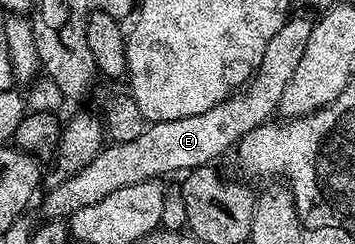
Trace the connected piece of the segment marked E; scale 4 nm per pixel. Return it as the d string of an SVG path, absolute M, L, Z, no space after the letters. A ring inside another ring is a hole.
M296 16L285 20L284 25L266 42L266 50L262 53L262 62L256 71L252 74L252 79L244 85L243 88L235 91L221 102L210 106L210 110L202 110L202 114L190 114L190 118L174 118L173 120L158 120L149 123L145 127L140 137L134 138L131 142L122 142L121 144L109 143L100 149L100 152L90 162L90 166L82 166L73 176L65 176L60 183L51 189L52 193L48 196L48 201L44 204L44 220L64 220L70 218L82 206L90 206L93 202L102 202L106 194L114 194L114 190L122 190L122 186L134 186L134 182L143 180L154 180L164 178L167 172L187 173L194 168L209 167L219 156L224 156L235 149L239 142L250 130L258 126L269 123L277 115L280 103L282 102L282 93L290 82L294 70L298 67L298 61L302 59L302 54L306 50L306 42L310 42L310 30L312 29L313 17Z

